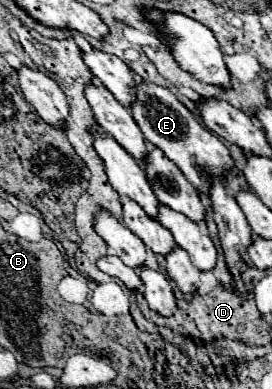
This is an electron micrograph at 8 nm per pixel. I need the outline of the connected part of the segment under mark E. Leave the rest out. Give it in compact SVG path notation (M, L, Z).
M140 83L138 85L138 95L134 105L130 107L132 117L144 137L158 147L182 173L184 177L196 187L198 195L208 195L210 193L210 183L208 183L208 173L214 177L224 177L226 171L234 167L234 161L230 157L230 151L224 143L220 143L218 135L212 133L208 127L198 123L196 115L188 111L168 87L160 87L154 83Z

